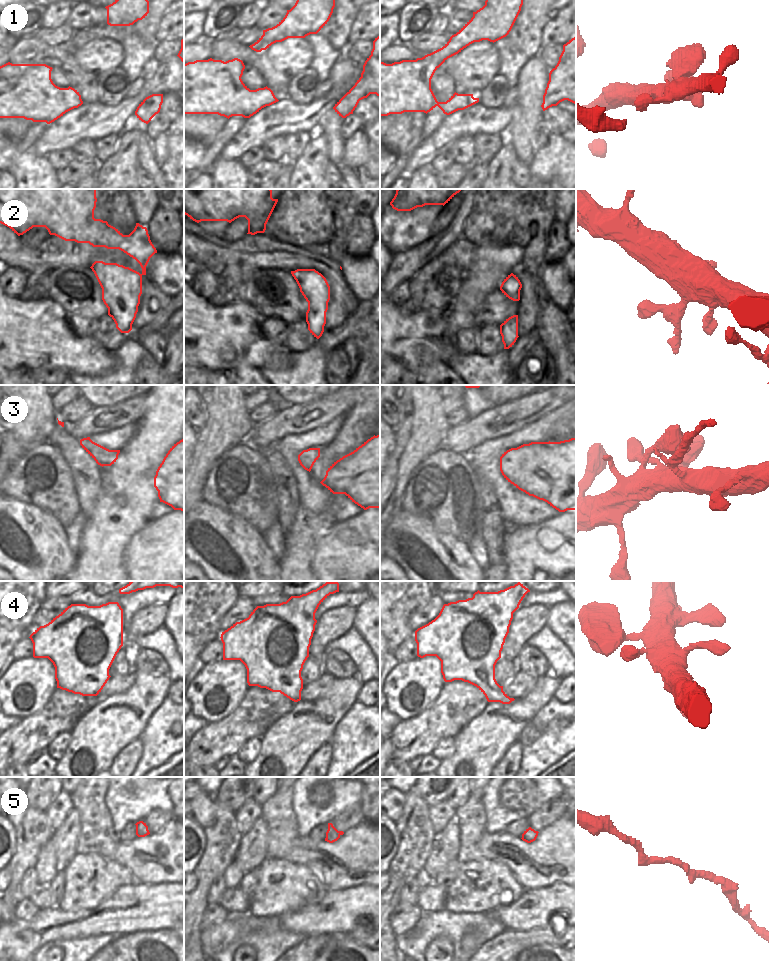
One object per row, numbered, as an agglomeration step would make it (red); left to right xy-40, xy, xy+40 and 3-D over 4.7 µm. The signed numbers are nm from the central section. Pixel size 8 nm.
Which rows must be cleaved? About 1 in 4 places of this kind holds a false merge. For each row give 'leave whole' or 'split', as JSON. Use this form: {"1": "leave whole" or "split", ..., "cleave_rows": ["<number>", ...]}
{"1": "leave whole", "2": "leave whole", "3": "leave whole", "4": "leave whole", "5": "leave whole", "cleave_rows": []}

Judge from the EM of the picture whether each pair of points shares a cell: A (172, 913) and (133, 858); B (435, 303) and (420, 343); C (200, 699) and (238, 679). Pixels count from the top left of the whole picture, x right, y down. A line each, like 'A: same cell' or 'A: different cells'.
A: different cells
B: different cells
C: same cell

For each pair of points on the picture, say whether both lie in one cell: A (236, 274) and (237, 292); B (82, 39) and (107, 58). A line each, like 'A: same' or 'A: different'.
A: same
B: different

